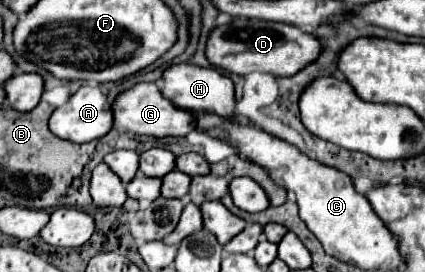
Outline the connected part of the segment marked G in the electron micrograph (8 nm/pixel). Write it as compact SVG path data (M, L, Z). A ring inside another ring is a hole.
M139 83L133 89L121 93L113 103L115 113L115 129L127 129L137 135L151 135L151 137L183 137L195 131L195 113L183 111L167 99L157 83Z

